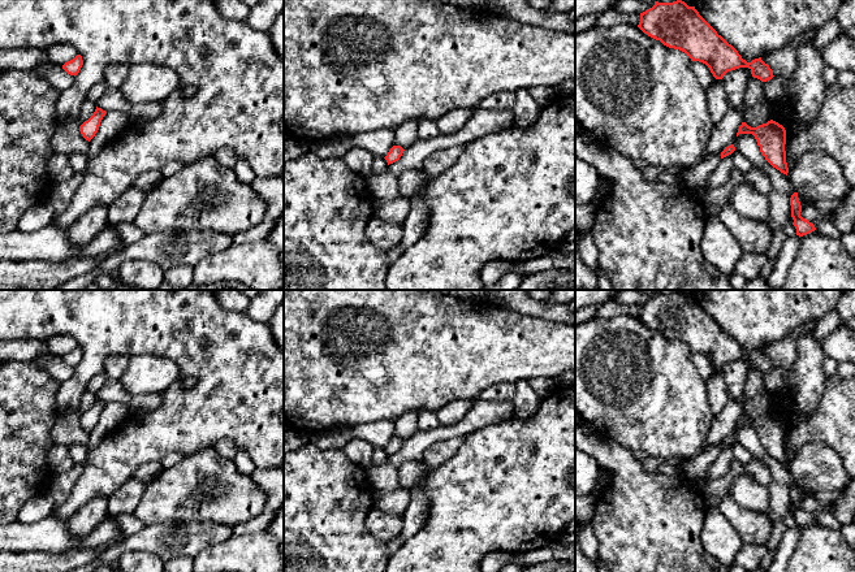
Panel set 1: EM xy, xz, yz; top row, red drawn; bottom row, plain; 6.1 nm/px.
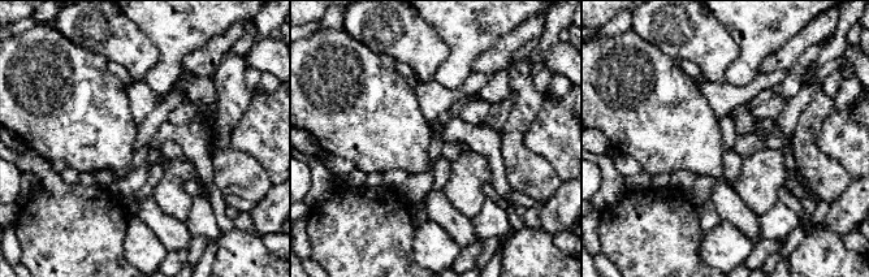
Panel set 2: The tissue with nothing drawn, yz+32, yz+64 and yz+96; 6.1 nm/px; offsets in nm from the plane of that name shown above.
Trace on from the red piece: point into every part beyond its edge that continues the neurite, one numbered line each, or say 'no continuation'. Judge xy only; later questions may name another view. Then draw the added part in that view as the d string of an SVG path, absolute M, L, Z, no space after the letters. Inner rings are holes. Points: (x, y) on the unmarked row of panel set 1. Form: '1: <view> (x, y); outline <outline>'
no continuation

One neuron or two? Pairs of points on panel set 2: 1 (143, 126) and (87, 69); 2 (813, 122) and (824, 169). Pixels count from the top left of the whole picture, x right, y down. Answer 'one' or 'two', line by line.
1: two
2: one

